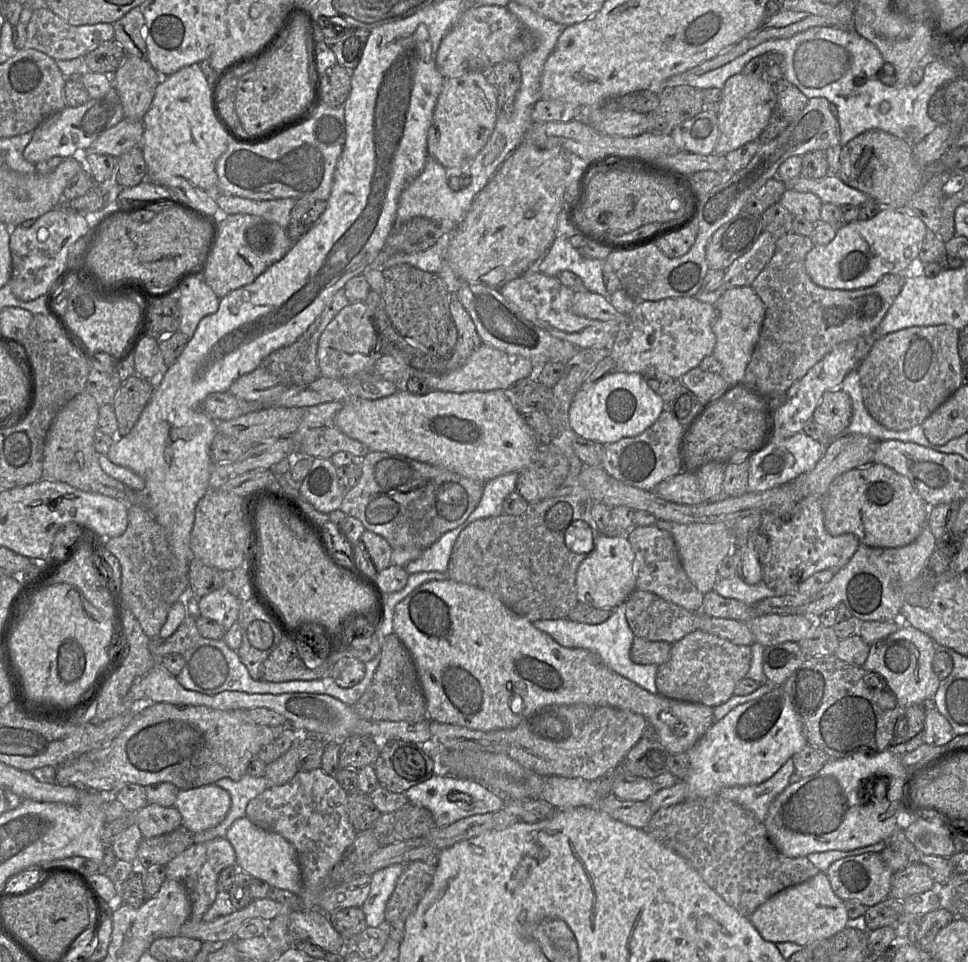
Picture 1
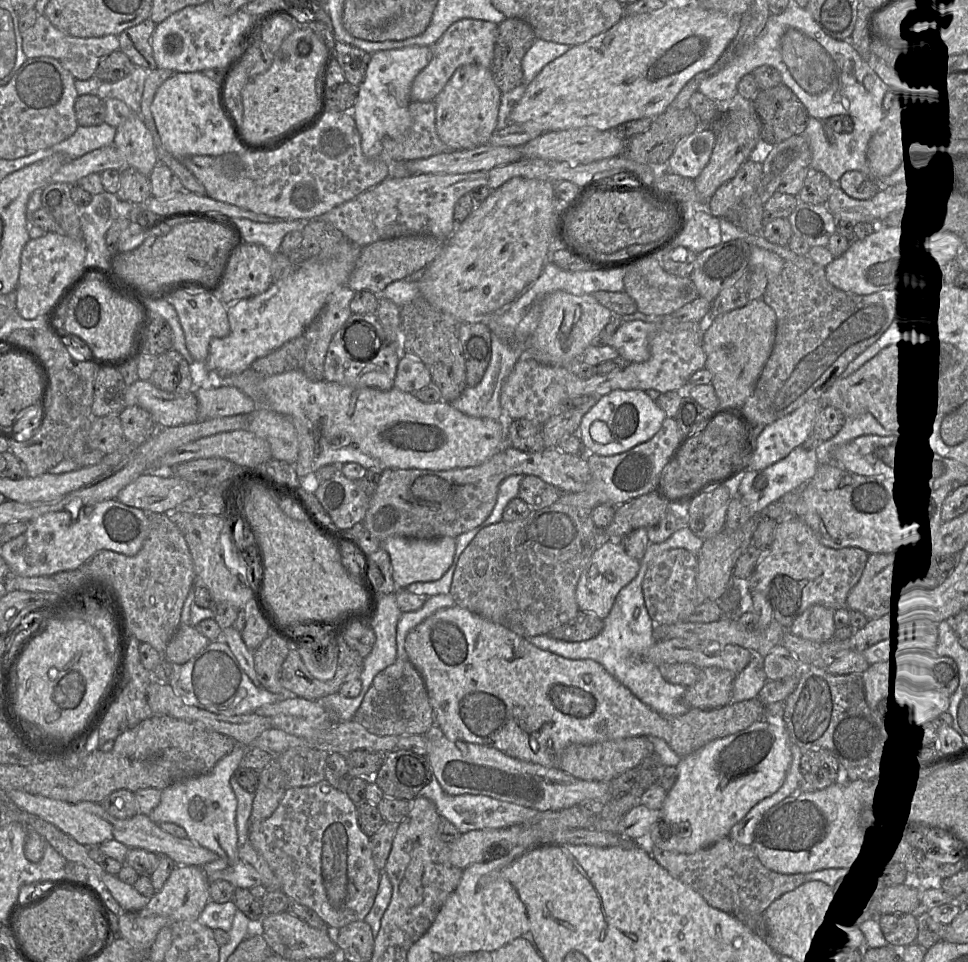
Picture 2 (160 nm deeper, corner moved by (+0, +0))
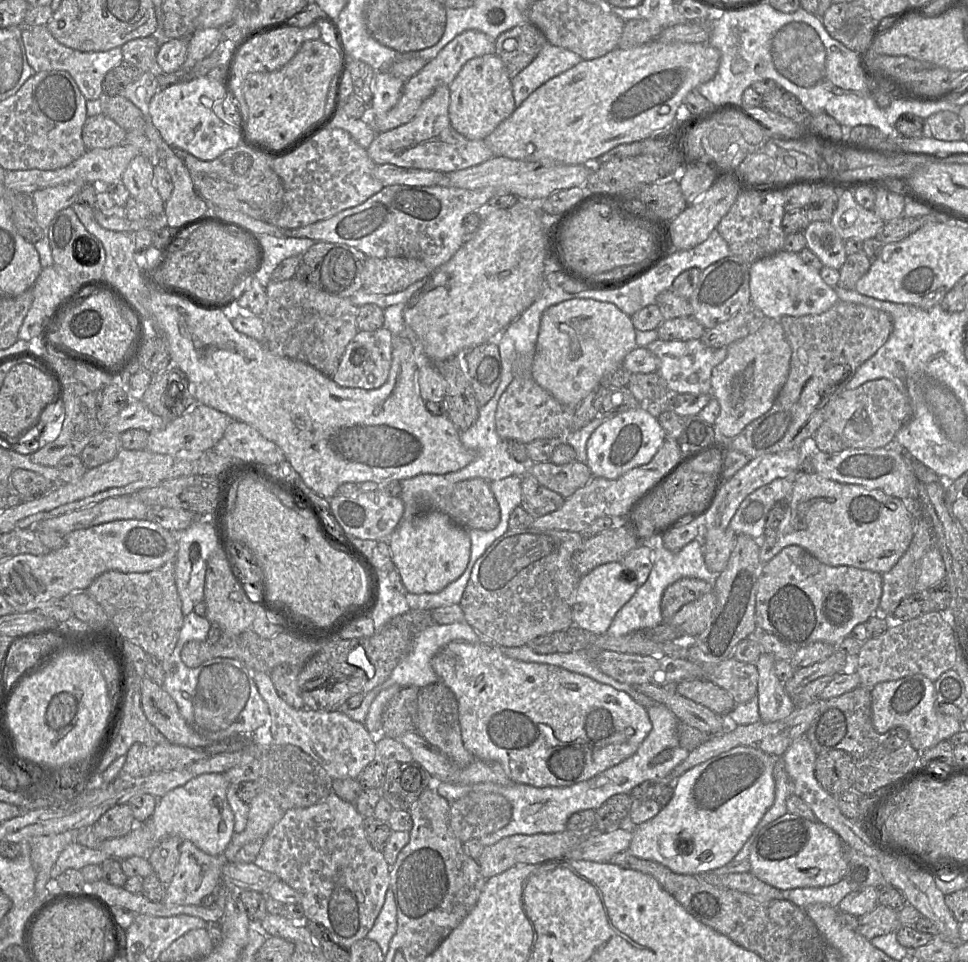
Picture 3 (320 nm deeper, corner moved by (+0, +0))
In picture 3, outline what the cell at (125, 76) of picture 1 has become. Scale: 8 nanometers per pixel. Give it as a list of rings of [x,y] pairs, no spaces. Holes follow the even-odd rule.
[[[141,155],[131,160],[122,175],[122,182],[136,200],[144,203],[153,216],[165,214],[165,201],[154,186],[154,163]]]

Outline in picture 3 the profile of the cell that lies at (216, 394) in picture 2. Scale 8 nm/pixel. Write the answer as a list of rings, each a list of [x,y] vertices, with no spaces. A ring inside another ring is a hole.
[[[195,404],[181,416],[166,423],[164,428],[151,431],[146,449],[153,453],[167,454],[179,460],[195,460],[205,451],[216,446],[228,425],[233,421],[238,420],[207,405]]]

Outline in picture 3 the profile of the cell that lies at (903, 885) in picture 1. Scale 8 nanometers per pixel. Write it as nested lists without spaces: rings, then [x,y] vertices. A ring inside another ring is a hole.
[[[878,904],[872,911],[859,917],[855,931],[870,941],[874,937],[896,932],[899,927],[899,910]]]

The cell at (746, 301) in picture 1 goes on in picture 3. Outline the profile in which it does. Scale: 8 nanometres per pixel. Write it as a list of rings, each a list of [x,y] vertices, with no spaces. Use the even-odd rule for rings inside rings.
[[[766,318],[762,326],[753,334],[731,343],[727,347],[727,355],[711,374],[711,397],[715,397],[720,405],[720,413],[714,422],[717,446],[729,450],[730,441],[755,419],[768,412],[781,388],[785,384],[791,360],[791,346],[786,338],[780,320]]]

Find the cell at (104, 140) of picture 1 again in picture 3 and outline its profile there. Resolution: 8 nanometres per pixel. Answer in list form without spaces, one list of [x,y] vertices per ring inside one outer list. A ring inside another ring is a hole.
[[[69,182],[56,187],[39,189],[31,194],[38,225],[46,230],[57,212],[77,202],[78,195],[85,186],[85,182]]]

